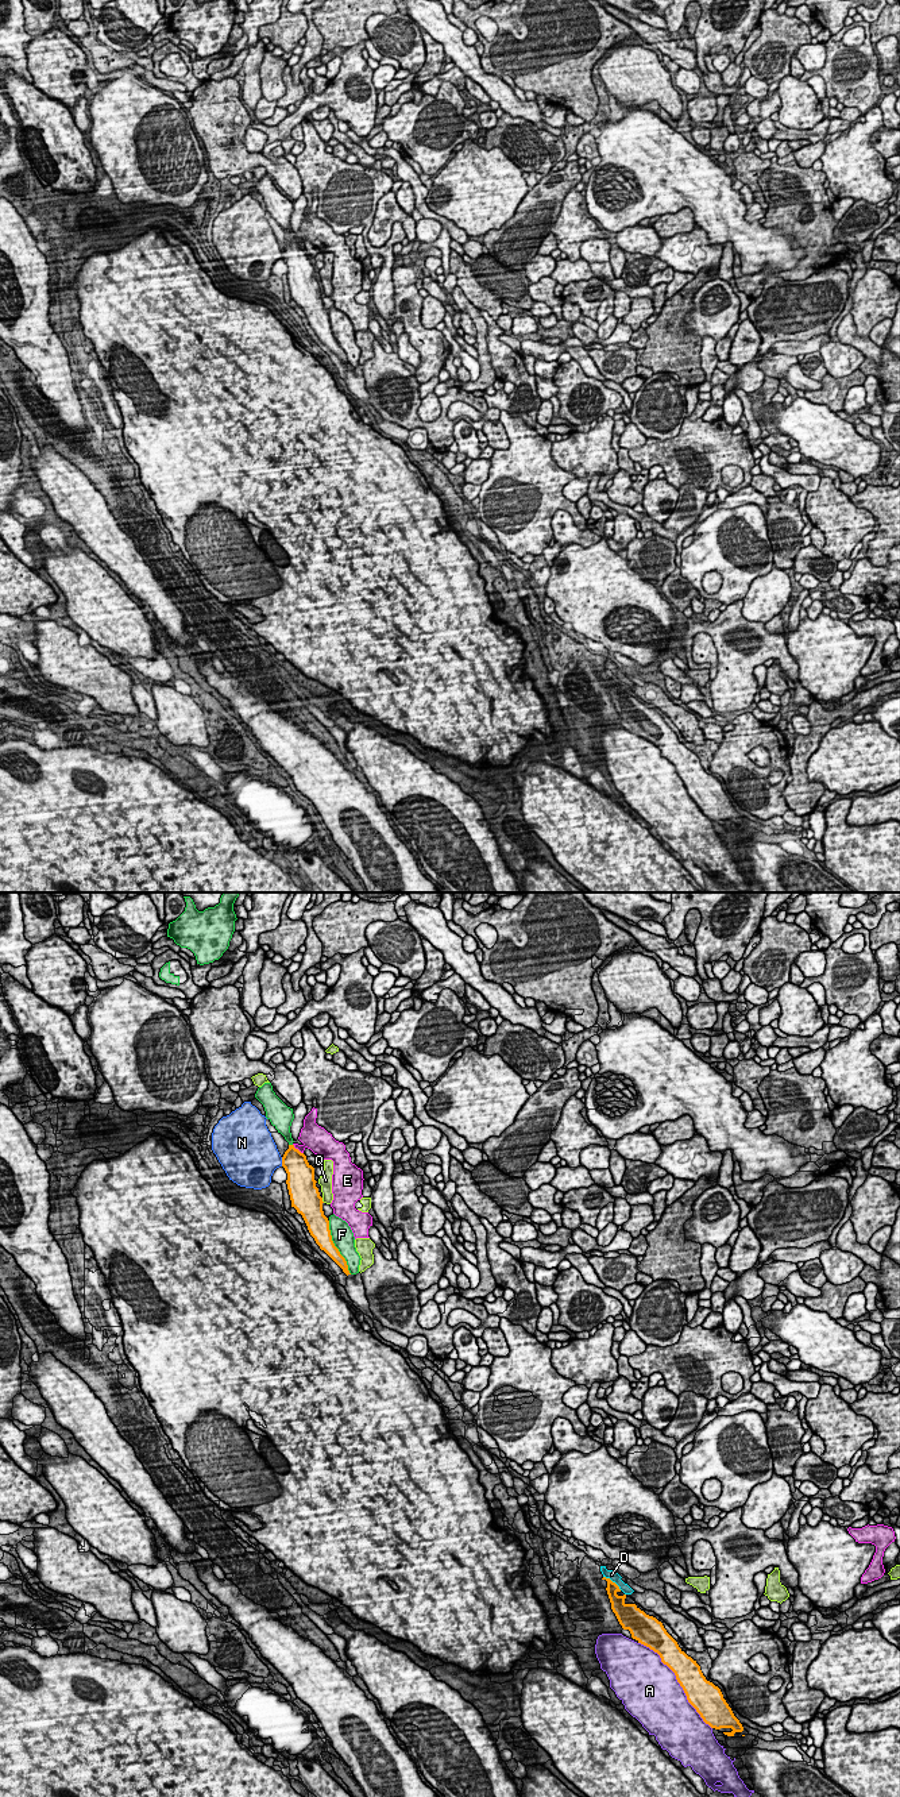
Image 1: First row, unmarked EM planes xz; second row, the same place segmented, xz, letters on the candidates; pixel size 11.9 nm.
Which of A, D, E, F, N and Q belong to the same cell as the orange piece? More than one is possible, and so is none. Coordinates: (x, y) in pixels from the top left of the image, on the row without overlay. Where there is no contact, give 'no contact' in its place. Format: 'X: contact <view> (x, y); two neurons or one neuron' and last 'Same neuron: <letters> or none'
A: contact xz (678, 774); two neurons
D: contact xz (611, 674); two neurons
E: contact xz (297, 242); two neurons
F: contact xz (336, 340); two neurons
N: contact xz (282, 254); two neurons
Q: contact xz (321, 293); two neurons
Same neuron: none

